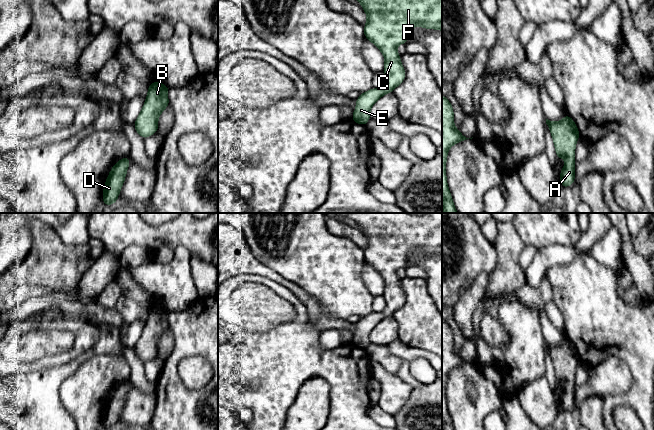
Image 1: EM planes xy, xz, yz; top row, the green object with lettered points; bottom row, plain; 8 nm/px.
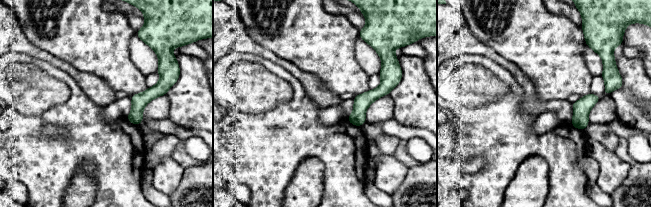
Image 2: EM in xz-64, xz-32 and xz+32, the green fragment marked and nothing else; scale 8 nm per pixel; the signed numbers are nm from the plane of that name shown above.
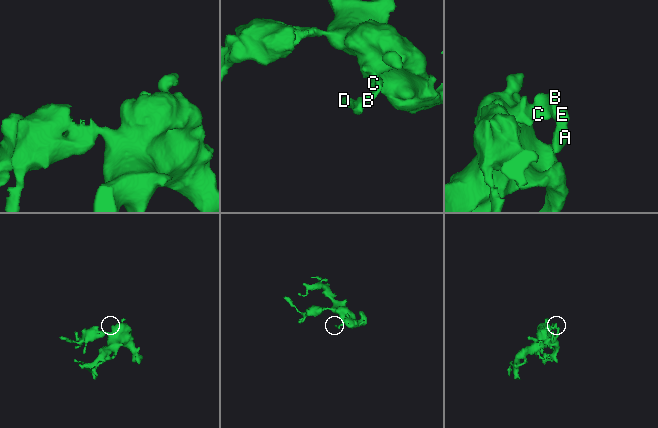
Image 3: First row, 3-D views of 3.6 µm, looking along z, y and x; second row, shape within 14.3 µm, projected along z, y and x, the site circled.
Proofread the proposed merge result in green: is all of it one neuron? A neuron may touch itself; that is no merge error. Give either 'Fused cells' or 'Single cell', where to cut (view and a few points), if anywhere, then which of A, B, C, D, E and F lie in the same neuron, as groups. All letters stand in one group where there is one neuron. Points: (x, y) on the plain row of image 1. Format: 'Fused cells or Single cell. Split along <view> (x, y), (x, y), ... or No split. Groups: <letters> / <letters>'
Single cell. No split. Groups: A B C D E F

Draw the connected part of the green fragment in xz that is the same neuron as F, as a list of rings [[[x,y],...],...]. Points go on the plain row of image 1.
[[[412,213],[336,214],[352,219],[361,227],[361,231],[367,238],[367,247],[364,249],[365,262],[378,271],[385,282],[383,294],[386,301],[385,309],[380,313],[372,312],[361,317],[356,323],[356,332],[351,343],[356,348],[366,350],[370,344],[370,333],[373,328],[385,318],[393,316],[406,301],[403,288],[400,286],[400,279],[396,273],[397,269],[408,266],[409,256],[415,250],[442,255],[442,213],[426,213],[421,216]]]

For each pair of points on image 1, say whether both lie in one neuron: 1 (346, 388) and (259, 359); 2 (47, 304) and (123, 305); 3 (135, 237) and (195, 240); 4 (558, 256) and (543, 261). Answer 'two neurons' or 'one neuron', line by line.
1: one neuron
2: two neurons
3: one neuron
4: one neuron

